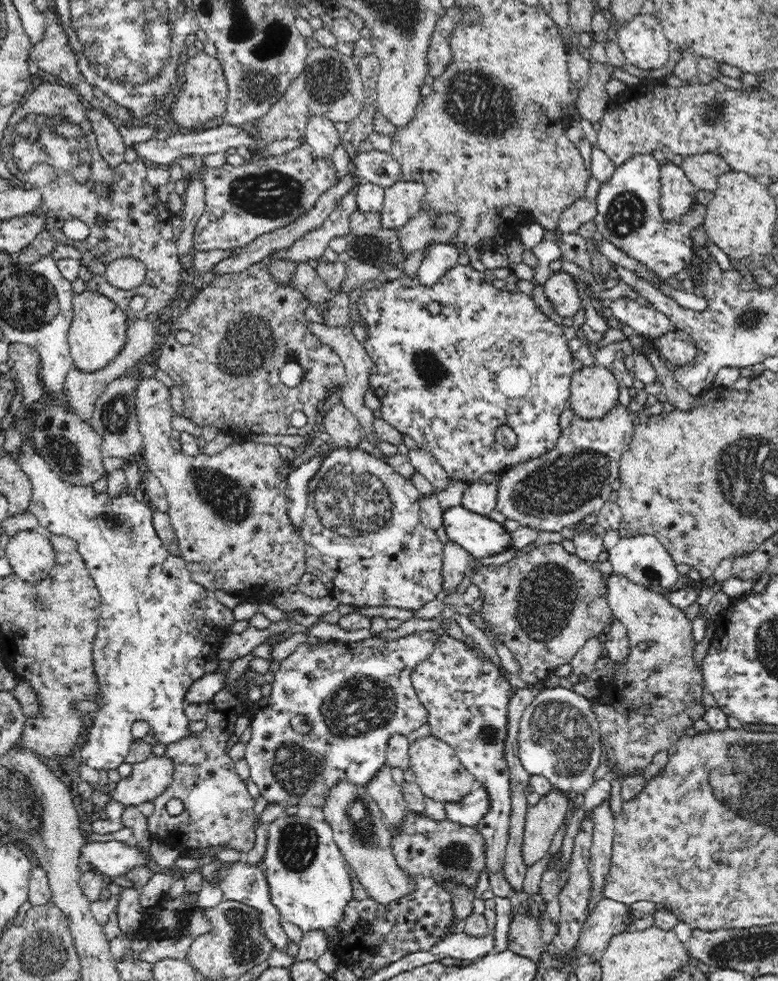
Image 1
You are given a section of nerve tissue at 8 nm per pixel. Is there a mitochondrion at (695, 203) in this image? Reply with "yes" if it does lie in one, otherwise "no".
no

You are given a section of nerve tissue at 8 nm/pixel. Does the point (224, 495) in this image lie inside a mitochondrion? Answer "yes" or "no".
yes

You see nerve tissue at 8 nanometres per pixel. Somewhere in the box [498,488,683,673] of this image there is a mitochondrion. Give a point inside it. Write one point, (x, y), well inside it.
(546, 598)

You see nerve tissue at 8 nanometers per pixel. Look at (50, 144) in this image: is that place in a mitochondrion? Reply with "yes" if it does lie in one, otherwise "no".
yes

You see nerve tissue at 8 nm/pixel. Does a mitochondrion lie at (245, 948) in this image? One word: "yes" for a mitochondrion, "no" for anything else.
yes

